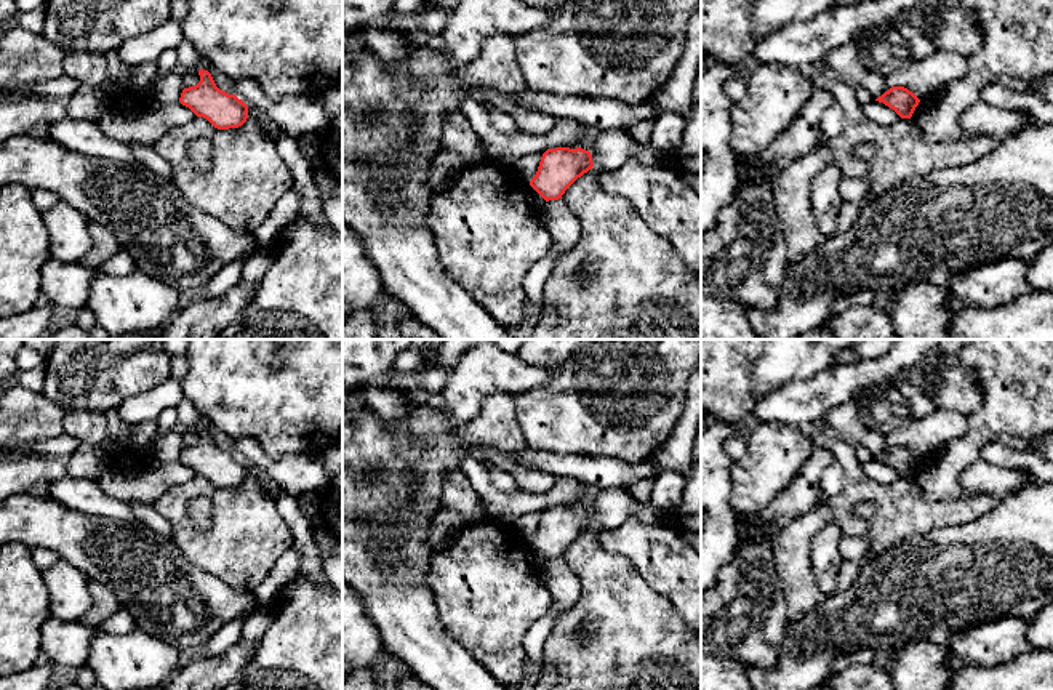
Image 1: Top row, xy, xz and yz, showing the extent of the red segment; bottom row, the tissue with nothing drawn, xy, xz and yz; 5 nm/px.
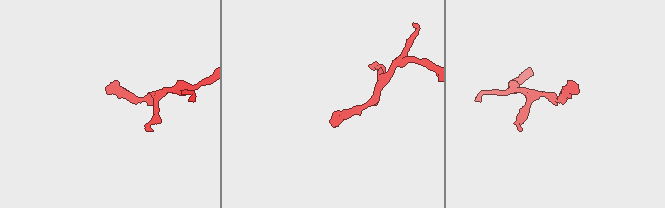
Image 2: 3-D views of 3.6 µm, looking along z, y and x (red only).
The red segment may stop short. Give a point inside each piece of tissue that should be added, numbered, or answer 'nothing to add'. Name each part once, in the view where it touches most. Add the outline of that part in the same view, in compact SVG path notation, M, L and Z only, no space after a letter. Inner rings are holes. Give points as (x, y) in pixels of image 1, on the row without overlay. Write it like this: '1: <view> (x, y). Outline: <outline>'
nothing to add

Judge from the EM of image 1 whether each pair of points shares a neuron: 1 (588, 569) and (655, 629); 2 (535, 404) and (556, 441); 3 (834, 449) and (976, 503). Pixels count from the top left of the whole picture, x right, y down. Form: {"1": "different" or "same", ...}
{"1": "same", "2": "same", "3": "same"}

